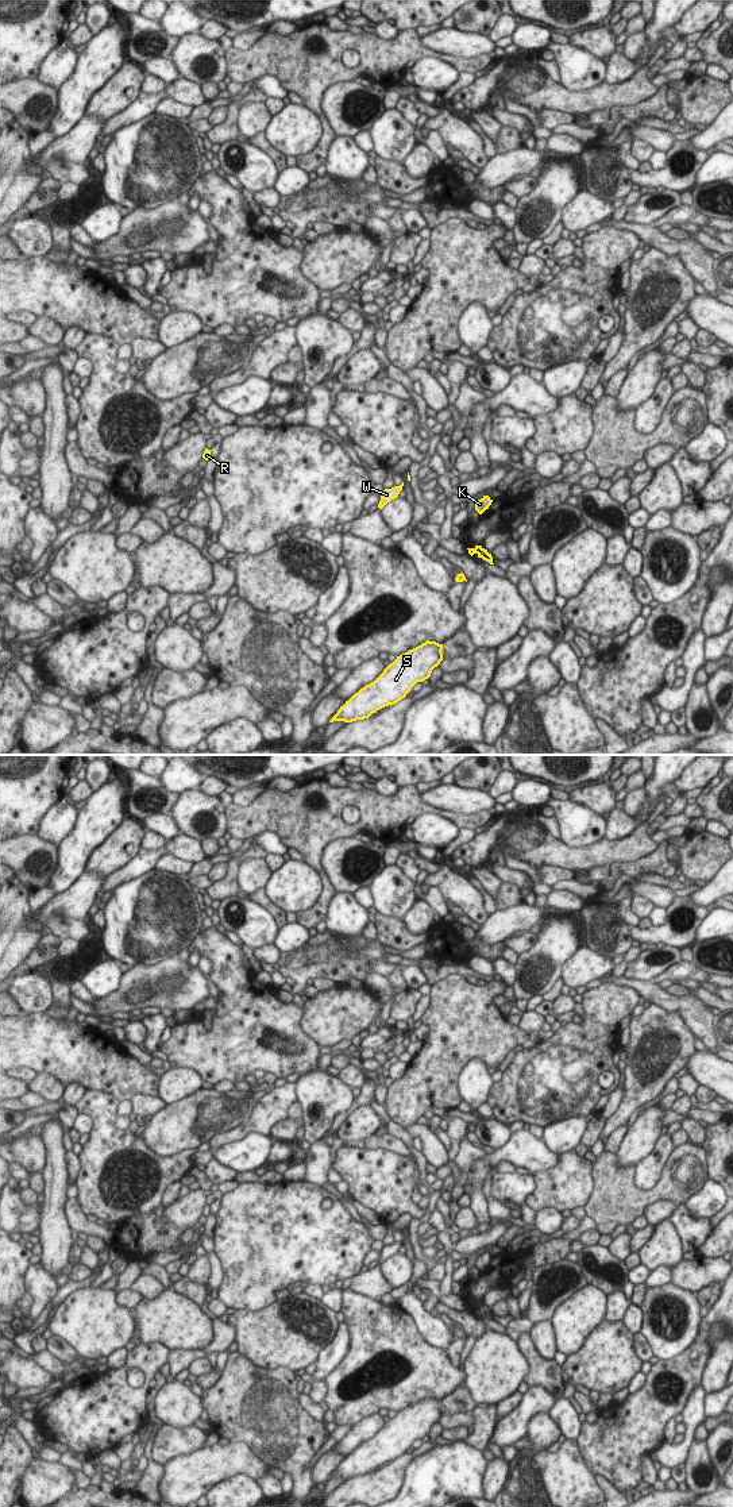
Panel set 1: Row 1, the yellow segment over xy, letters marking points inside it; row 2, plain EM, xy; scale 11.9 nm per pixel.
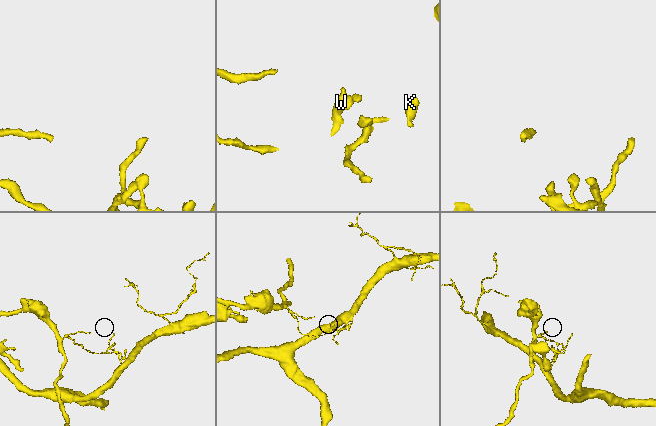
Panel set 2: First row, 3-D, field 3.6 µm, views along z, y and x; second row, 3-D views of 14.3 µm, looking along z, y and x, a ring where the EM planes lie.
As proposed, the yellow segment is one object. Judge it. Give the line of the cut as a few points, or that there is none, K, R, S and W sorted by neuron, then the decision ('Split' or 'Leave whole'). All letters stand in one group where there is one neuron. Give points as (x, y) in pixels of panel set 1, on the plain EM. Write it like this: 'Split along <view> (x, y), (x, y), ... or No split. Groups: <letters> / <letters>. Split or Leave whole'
Split along xy (482, 1305), (477, 1309). Groups: K R W / S. Split

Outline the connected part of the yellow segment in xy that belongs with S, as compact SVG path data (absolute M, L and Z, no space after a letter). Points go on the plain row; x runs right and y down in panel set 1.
M427 1396L397 1412L374 1438L346 1457L329 1479L364 1476L379 1465L397 1460L417 1438L431 1433L432 1426L443 1417L441 1407L443 1400Z

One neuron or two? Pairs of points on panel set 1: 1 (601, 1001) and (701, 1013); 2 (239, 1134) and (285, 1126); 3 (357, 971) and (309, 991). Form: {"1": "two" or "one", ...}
{"1": "two", "2": "two", "3": "two"}

